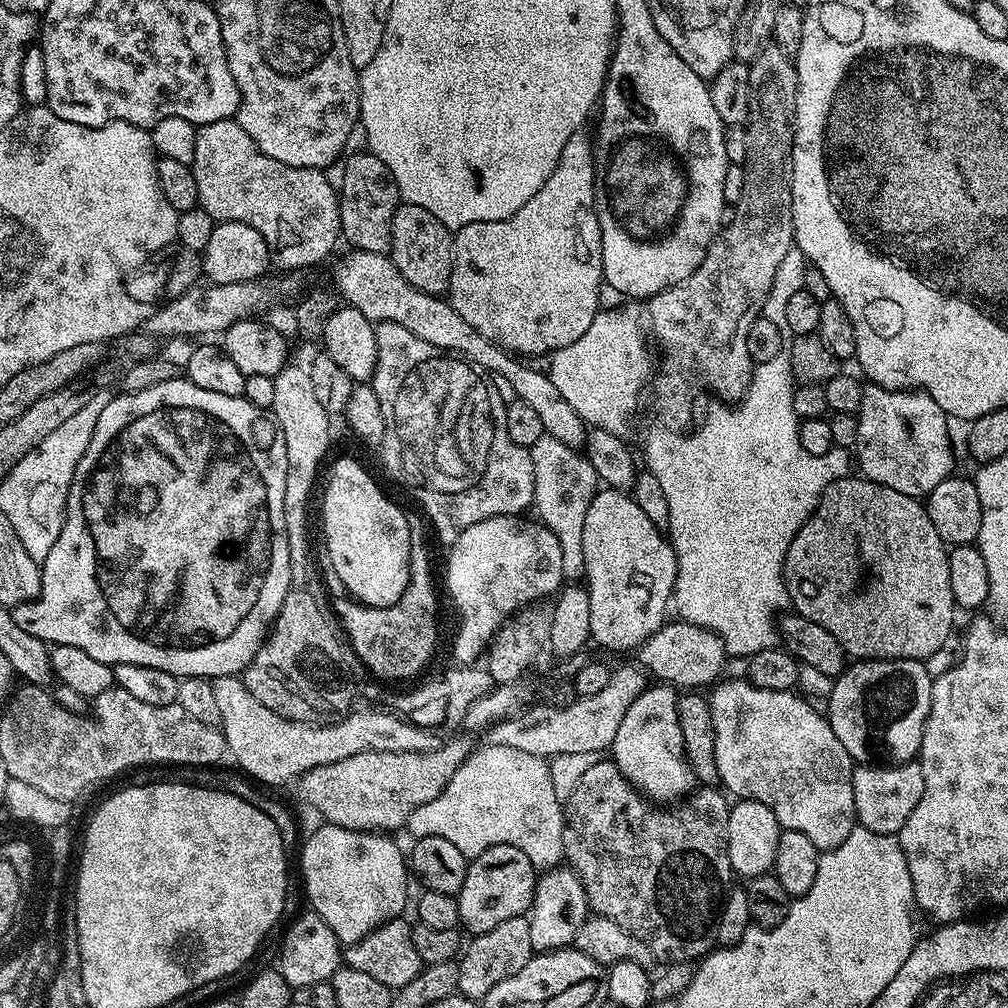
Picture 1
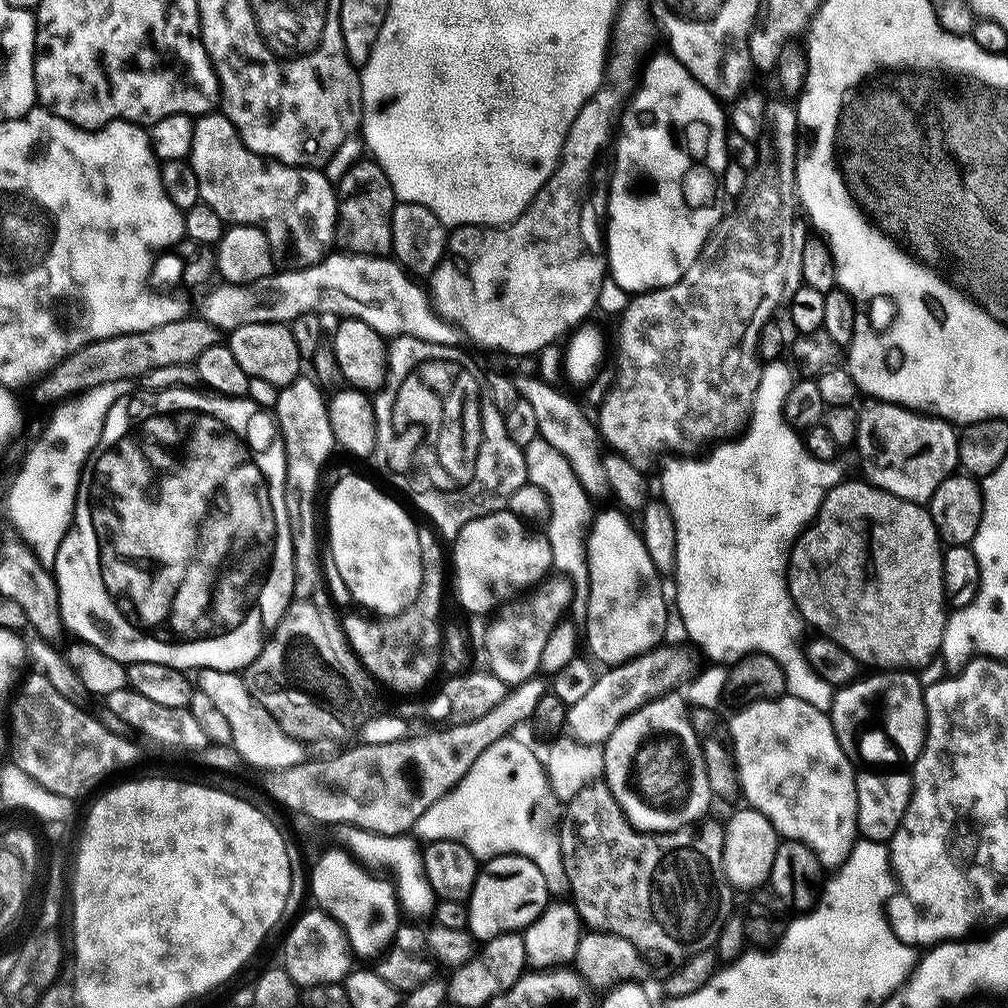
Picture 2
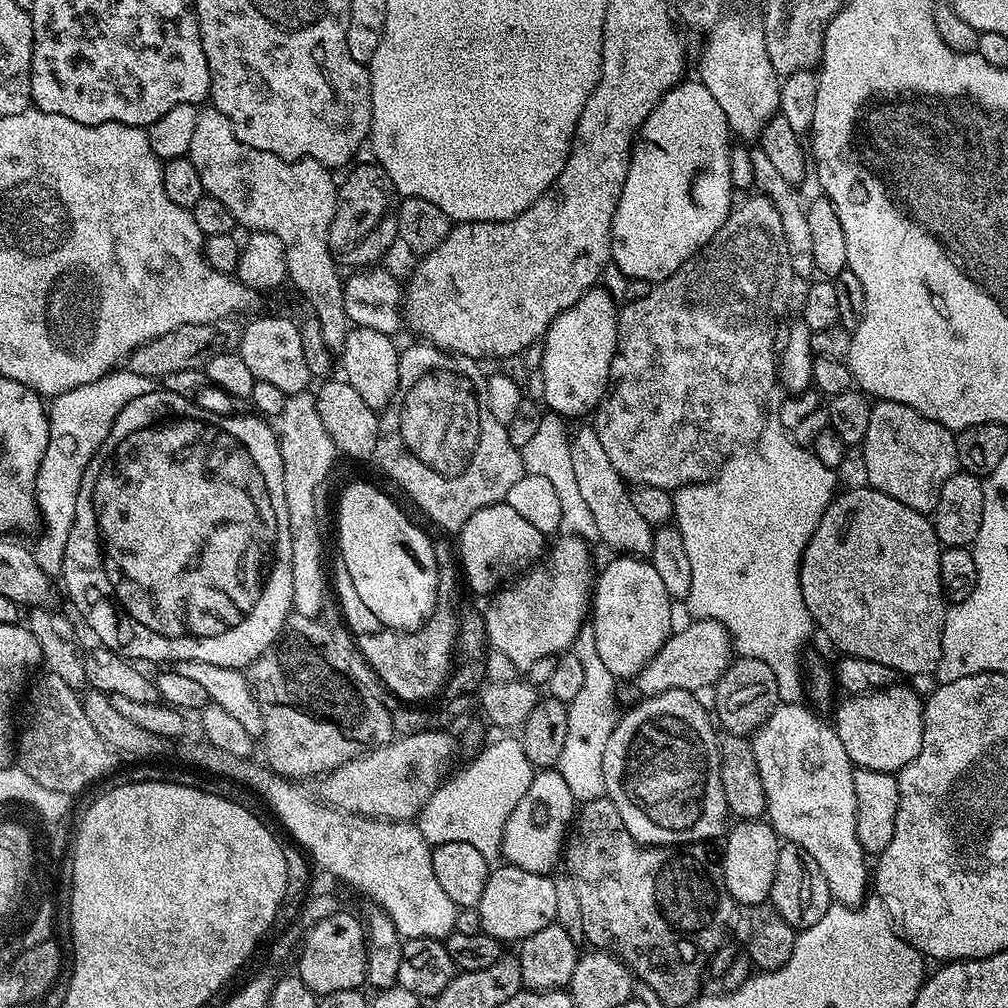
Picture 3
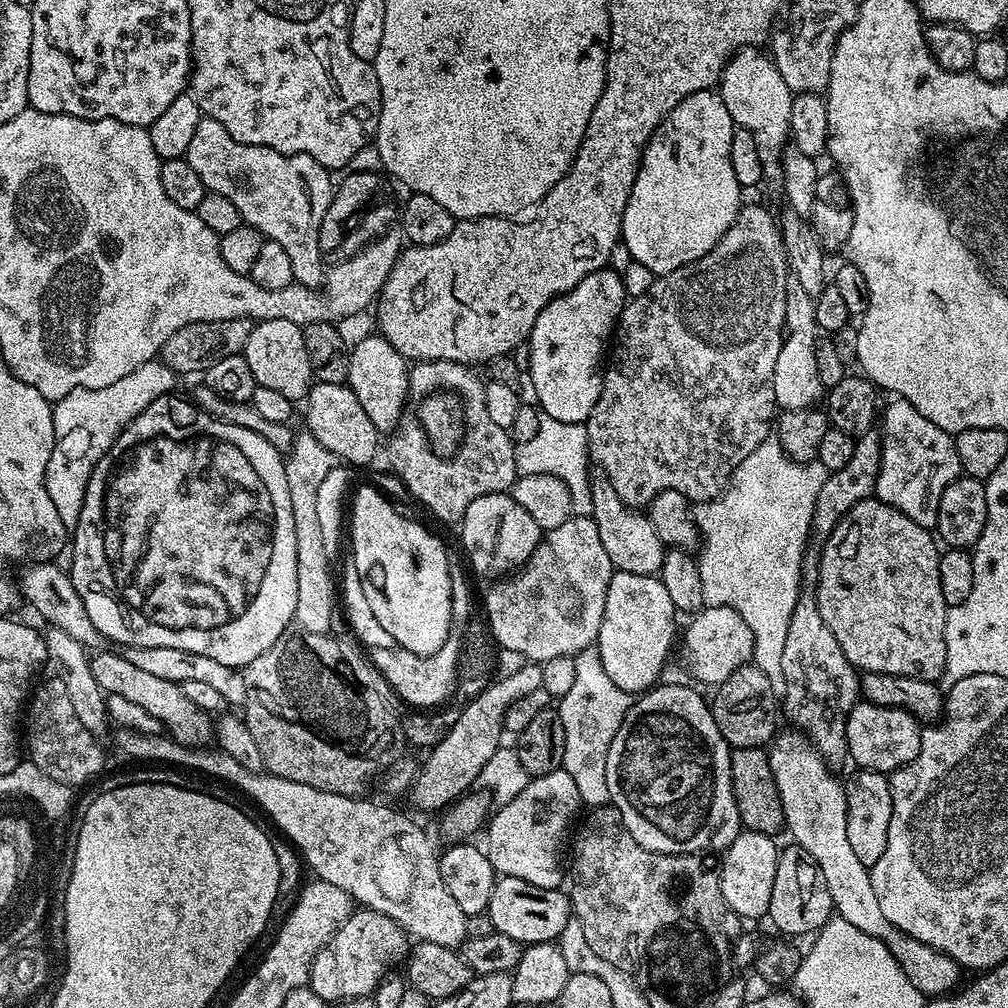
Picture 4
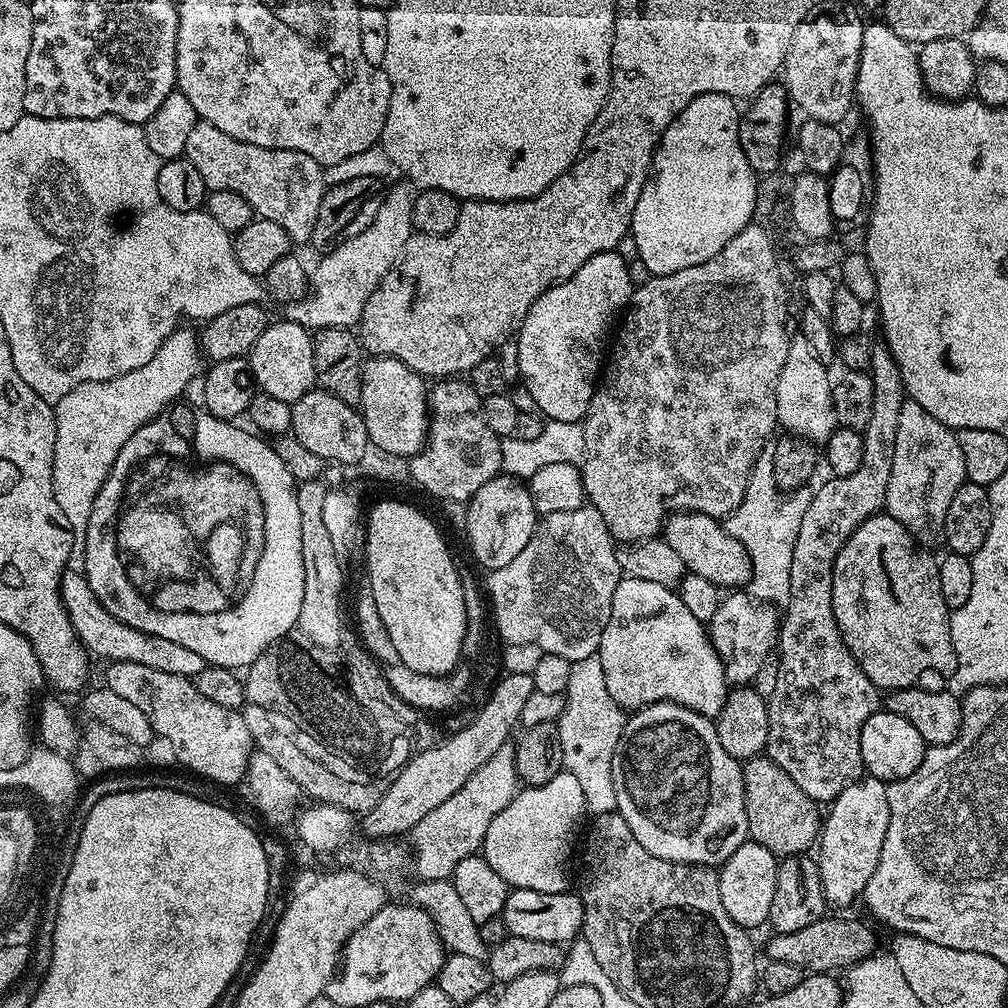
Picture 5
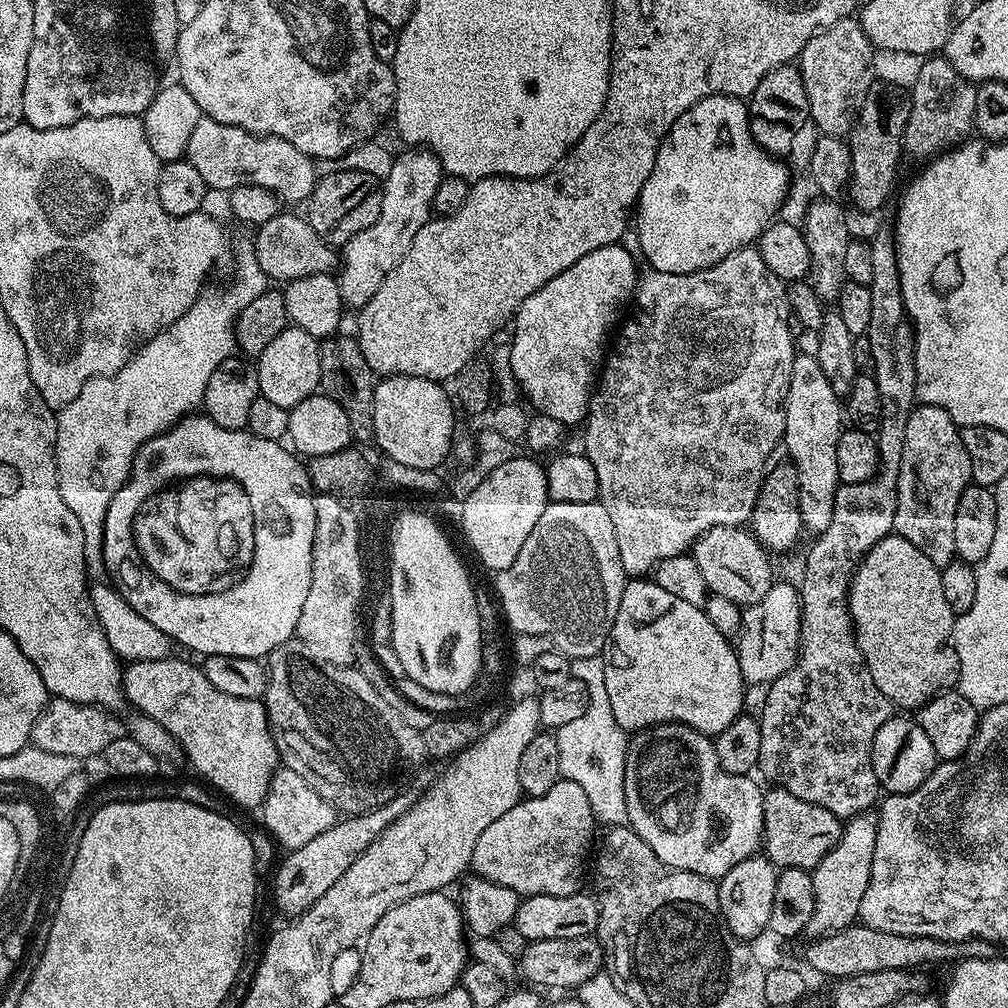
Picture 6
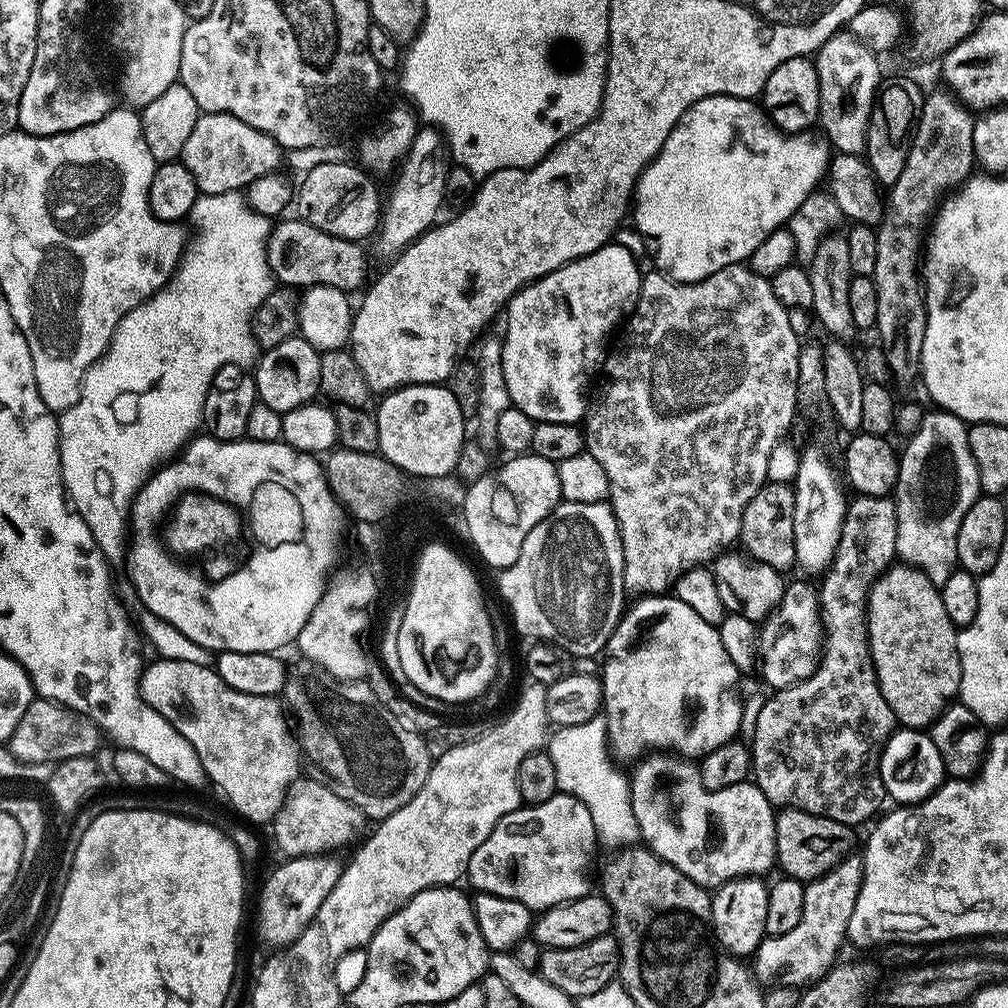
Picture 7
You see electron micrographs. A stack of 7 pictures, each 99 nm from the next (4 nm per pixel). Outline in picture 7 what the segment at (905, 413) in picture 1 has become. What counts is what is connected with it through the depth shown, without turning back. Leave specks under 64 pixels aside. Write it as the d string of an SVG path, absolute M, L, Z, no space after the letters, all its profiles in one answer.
M943 410L925 411L921 425L912 436L907 437L908 444L899 453L900 469L894 489L896 502L896 554L909 568L917 568L930 582L937 586L944 584L950 574L957 571L958 526L966 518L966 510L982 495L978 482L978 466L974 466L974 454L970 454L968 441L969 425L954 414Z

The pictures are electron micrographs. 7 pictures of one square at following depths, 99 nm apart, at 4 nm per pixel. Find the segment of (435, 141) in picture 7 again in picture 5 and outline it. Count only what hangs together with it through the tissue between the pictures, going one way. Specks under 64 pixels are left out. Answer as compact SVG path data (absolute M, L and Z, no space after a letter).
M400 184L397 188L387 189L382 206L378 206L378 214L374 214L374 222L366 226L364 232L359 232L354 238L342 242L333 252L321 255L319 258L320 265L313 271L310 276L310 291L302 300L297 300L295 304L289 304L286 308L287 319L295 320L303 328L315 330L317 328L352 328L359 325L362 318L362 310L366 310L366 302L370 294L386 278L386 274L400 260L404 252L406 242L412 235L412 202L413 193L408 193L408 188Z

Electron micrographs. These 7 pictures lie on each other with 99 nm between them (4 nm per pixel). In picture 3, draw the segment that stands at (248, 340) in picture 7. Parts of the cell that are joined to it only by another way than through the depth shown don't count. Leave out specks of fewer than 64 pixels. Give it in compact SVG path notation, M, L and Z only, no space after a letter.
M113 370L101 380L78 386L51 401L48 445L36 479L36 505L40 507L44 533L41 534L40 541L34 544L38 566L42 566L48 576L59 577L64 567L64 551L70 530L74 526L78 490L82 486L82 474L86 466L106 442L118 414L122 414L122 410L130 402L134 402L134 398L150 394L153 390L153 377L127 370Z

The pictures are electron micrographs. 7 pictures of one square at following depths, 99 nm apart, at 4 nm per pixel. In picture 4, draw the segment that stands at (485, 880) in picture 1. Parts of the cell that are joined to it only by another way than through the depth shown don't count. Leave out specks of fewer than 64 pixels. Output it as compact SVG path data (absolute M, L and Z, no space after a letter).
M500 876L497 879L494 894L490 894L487 913L497 932L514 938L522 946L559 941L566 922L574 916L567 891L530 886L530 882L522 882L522 878L509 876Z

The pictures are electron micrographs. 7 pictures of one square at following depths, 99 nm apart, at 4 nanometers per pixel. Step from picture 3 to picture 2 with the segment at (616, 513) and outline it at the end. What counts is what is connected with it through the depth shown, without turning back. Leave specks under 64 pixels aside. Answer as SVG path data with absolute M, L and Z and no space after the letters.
M520 374L515 377L514 383L519 398L525 399L534 406L535 417L538 418L539 439L550 442L558 454L570 462L570 470L582 482L582 490L593 498L609 495L609 486L606 480L606 470L604 469L604 456L602 449L602 437L597 425L588 421L588 416L564 393L559 392L552 384L547 384L544 380L535 380L537 377L532 374Z

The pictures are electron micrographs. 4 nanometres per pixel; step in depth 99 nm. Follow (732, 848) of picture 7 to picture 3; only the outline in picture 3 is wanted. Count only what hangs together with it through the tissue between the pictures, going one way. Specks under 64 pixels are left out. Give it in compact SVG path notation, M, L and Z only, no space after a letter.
M675 688L669 692L663 692L657 696L650 696L641 699L640 704L636 704L628 713L621 715L616 721L616 729L610 734L610 738L606 742L606 754L602 758L602 770L604 771L604 790L607 799L614 802L614 806L618 810L618 814L622 814L622 822L626 826L626 830L630 830L630 834L634 839L640 841L645 846L683 846L685 844L698 844L701 842L709 842L715 836L723 837L726 832L724 823L730 820L728 811L728 803L724 797L722 790L722 778L720 777L720 745L718 743L718 732L714 727L713 717L710 715L709 709L703 708L696 701L697 697L693 693Z

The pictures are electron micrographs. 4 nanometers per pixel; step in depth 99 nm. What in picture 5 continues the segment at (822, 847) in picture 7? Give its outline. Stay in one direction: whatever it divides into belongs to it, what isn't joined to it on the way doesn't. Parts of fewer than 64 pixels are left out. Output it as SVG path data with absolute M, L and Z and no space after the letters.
M761 754L752 760L743 761L744 769L744 793L746 794L746 822L748 823L748 840L766 846L772 855L777 858L786 856L799 857L808 847L817 843L822 831L821 813L816 813L817 801L811 800L802 790L798 790L798 782L786 774L767 755Z

